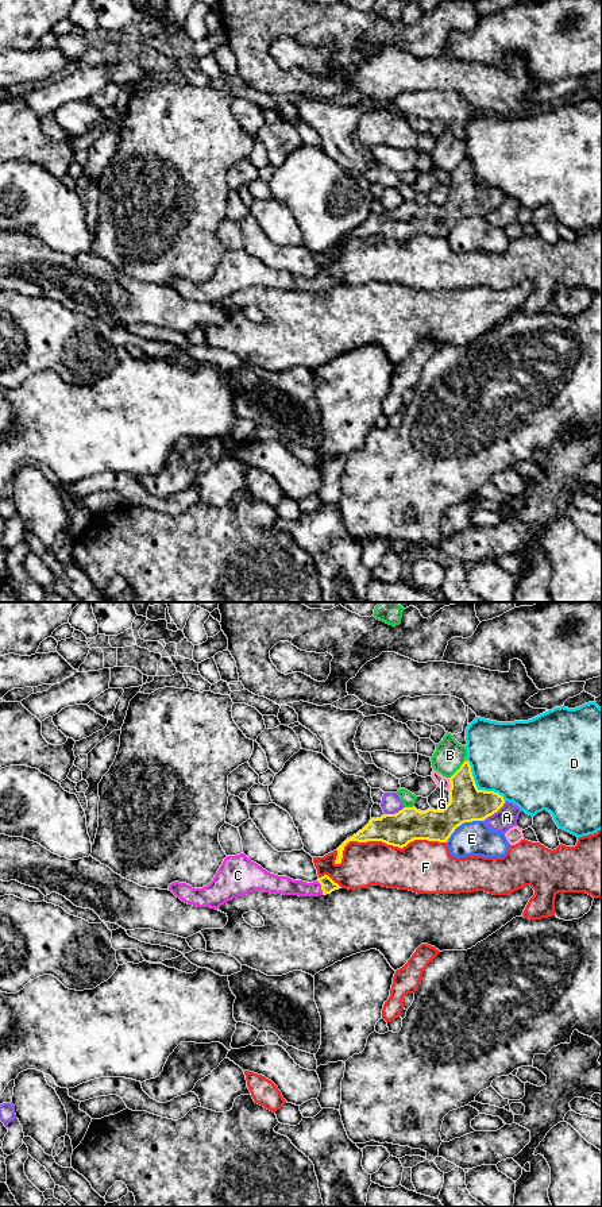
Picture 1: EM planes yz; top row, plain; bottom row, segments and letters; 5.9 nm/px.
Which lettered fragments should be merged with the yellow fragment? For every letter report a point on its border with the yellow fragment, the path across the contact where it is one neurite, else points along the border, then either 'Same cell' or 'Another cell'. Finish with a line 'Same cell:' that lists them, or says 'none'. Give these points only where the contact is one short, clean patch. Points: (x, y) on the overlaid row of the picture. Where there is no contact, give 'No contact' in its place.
A: Touches yellow at yz (494, 812). Another cell
B: Touches yellow at yz (458, 770). Another cell
C: Touches yellow at yz (321, 887). Path across: yz (327, 883), (321, 887), (289, 887), (280, 884). Same cell
D: Touches yellow at yz (477, 787). Another cell
E: Touches yellow at yz (463, 822). Another cell
F: Touches yellow at yz (384, 841). Another cell
G: Touches yellow at yz (451, 785). Boundary: yz (448, 778), (450, 790). Another cell
Same cell: C

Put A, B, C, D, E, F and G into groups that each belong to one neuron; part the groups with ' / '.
A / B / C / D / E / F / G

